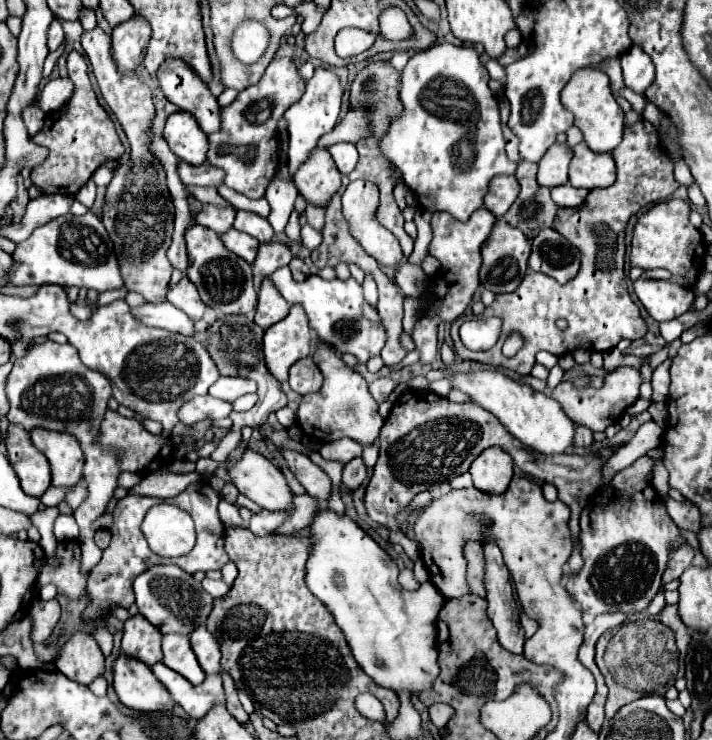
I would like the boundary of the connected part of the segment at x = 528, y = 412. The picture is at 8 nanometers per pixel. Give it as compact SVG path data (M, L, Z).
M429 371L429 382L437 379L449 379L451 385L463 393L467 393L475 403L479 403L483 409L491 411L497 419L503 421L509 433L513 433L517 439L523 441L523 445L537 449L545 455L563 453L573 445L573 421L563 413L561 405L547 397L545 393L533 391L529 385L523 385L501 371L473 371L473 373L449 373L449 371Z

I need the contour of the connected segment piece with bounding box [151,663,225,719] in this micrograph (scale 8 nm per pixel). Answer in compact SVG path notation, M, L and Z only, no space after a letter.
M157 663L151 669L157 675L157 679L167 687L167 691L173 695L173 699L193 719L203 719L215 705L225 705L221 675L209 677L209 681L203 681L199 685L191 685L187 679L183 679L179 673L171 671L163 663Z

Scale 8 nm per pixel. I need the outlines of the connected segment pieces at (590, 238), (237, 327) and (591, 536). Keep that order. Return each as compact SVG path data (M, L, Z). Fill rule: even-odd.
M641 119L625 129L623 141L611 151L617 163L617 181L605 189L589 191L583 205L573 209L559 209L553 227L579 249L581 267L575 279L559 285L555 279L543 273L528 272L517 291L507 295L497 295L493 305L485 309L485 317L499 317L503 321L501 337L489 351L469 351L459 339L459 327L469 319L461 315L451 325L451 337L455 343L455 353L463 359L475 359L493 367L511 369L517 373L531 373L535 365L535 355L539 351L549 351L553 355L571 353L571 349L585 347L589 351L613 349L621 339L641 339L647 333L647 323L641 317L639 307L631 301L625 283L625 227L627 221L639 213L639 209L649 203L665 201L679 183L673 177L673 161L667 155L657 129ZM565 317L569 327L565 331L557 329L555 321ZM511 331L521 331L525 347L515 357L503 357L501 347Z
M227 315L227 317L223 317L221 325L219 323L211 325L209 327L209 341L207 341L205 347L207 347L211 359L215 361L215 365L217 365L217 369L219 369L221 375L253 379L257 383L257 397L259 397L251 411L247 411L247 413L231 413L229 415L231 421L233 421L233 431L223 437L223 441L219 443L219 447L211 455L217 463L221 463L239 445L239 441L241 441L241 429L245 425L251 425L251 427L263 425L267 421L269 413L279 411L281 407L287 405L287 397L281 391L279 381L265 367L265 359L263 359L263 329L259 325L255 325L249 317L245 317L245 315Z
M643 455L627 469L619 471L605 487L601 487L593 499L581 511L581 543L583 543L583 567L577 575L569 577L567 591L581 605L581 611L587 615L601 615L601 613L637 613L647 609L653 597L661 589L661 577L667 565L669 551L679 547L685 541L673 519L669 517L663 499L653 489L651 481L647 479L653 473L655 459Z

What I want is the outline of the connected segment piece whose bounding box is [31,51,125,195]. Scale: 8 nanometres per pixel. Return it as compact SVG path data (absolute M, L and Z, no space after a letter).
M71 51L67 57L67 69L69 69L69 79L75 85L73 97L67 101L65 107L49 113L45 117L43 129L33 137L35 143L49 147L47 161L31 171L31 179L35 187L45 195L49 193L75 195L91 179L97 167L101 167L107 161L117 161L125 153L111 117L99 105L97 95L91 87L85 57L77 51Z

